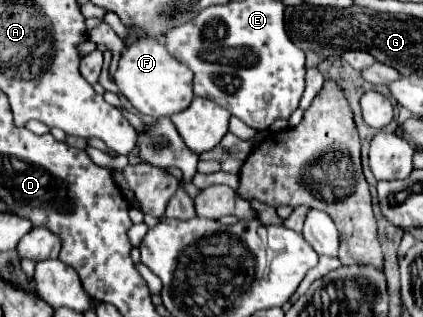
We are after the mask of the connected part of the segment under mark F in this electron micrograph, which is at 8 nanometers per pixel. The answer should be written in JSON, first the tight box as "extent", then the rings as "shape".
{"extent":[114,37,194,117],"shape":[[[138,37],[130,45],[124,47],[118,69],[114,73],[114,83],[118,85],[120,93],[134,105],[136,111],[148,117],[170,117],[190,105],[194,99],[192,93],[192,73],[176,61],[166,45],[154,37]]]}

